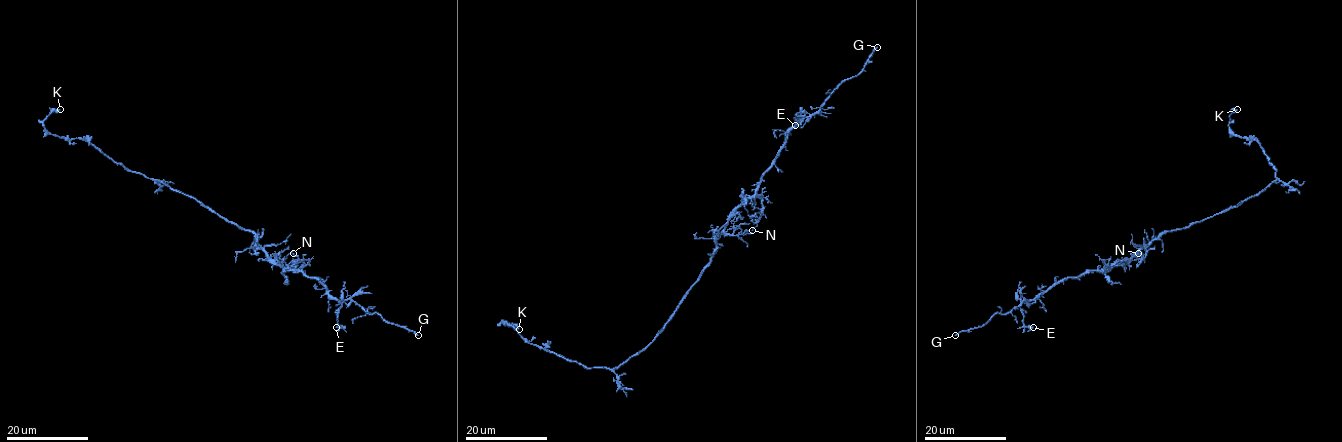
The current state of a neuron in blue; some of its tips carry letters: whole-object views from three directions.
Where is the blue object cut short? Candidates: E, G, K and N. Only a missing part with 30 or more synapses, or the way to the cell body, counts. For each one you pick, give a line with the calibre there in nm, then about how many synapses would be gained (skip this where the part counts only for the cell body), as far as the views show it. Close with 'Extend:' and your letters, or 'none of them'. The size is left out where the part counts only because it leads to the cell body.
G: 260 nm thick
Extend: G

